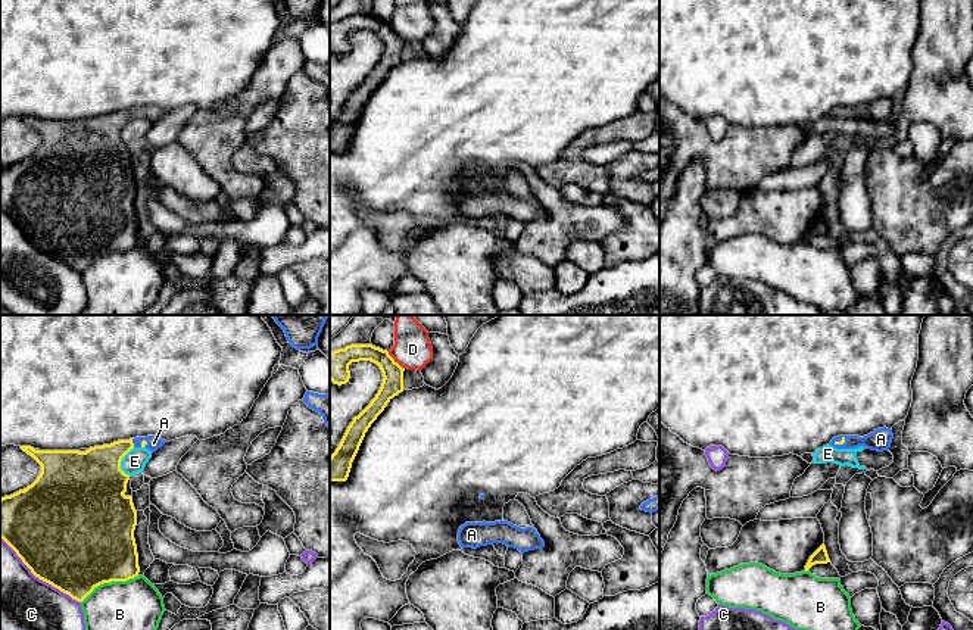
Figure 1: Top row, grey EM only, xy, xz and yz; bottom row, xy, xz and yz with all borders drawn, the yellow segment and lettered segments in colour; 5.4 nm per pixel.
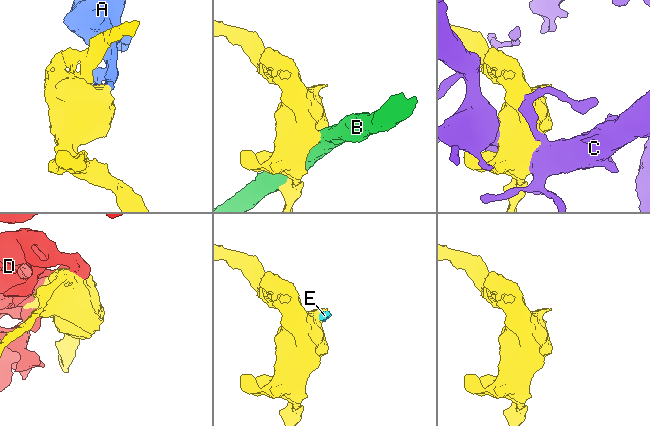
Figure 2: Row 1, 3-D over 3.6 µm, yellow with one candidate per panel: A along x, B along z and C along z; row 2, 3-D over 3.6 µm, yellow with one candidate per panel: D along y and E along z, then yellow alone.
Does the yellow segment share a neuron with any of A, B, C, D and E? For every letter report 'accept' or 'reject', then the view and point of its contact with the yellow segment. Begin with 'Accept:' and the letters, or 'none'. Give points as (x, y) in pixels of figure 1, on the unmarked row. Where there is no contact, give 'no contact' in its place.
Accept: A
A: accept; contact xy (133, 114)
B: reject; contact xy (108, 252)
C: reject; contact xy (39, 248)
D: reject; contact xz (396, 33)
E: reject; contact xy (121, 130)

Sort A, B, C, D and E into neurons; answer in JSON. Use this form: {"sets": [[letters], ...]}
{"sets": [["A"], ["B"], ["C"], ["D"], ["E"]]}

